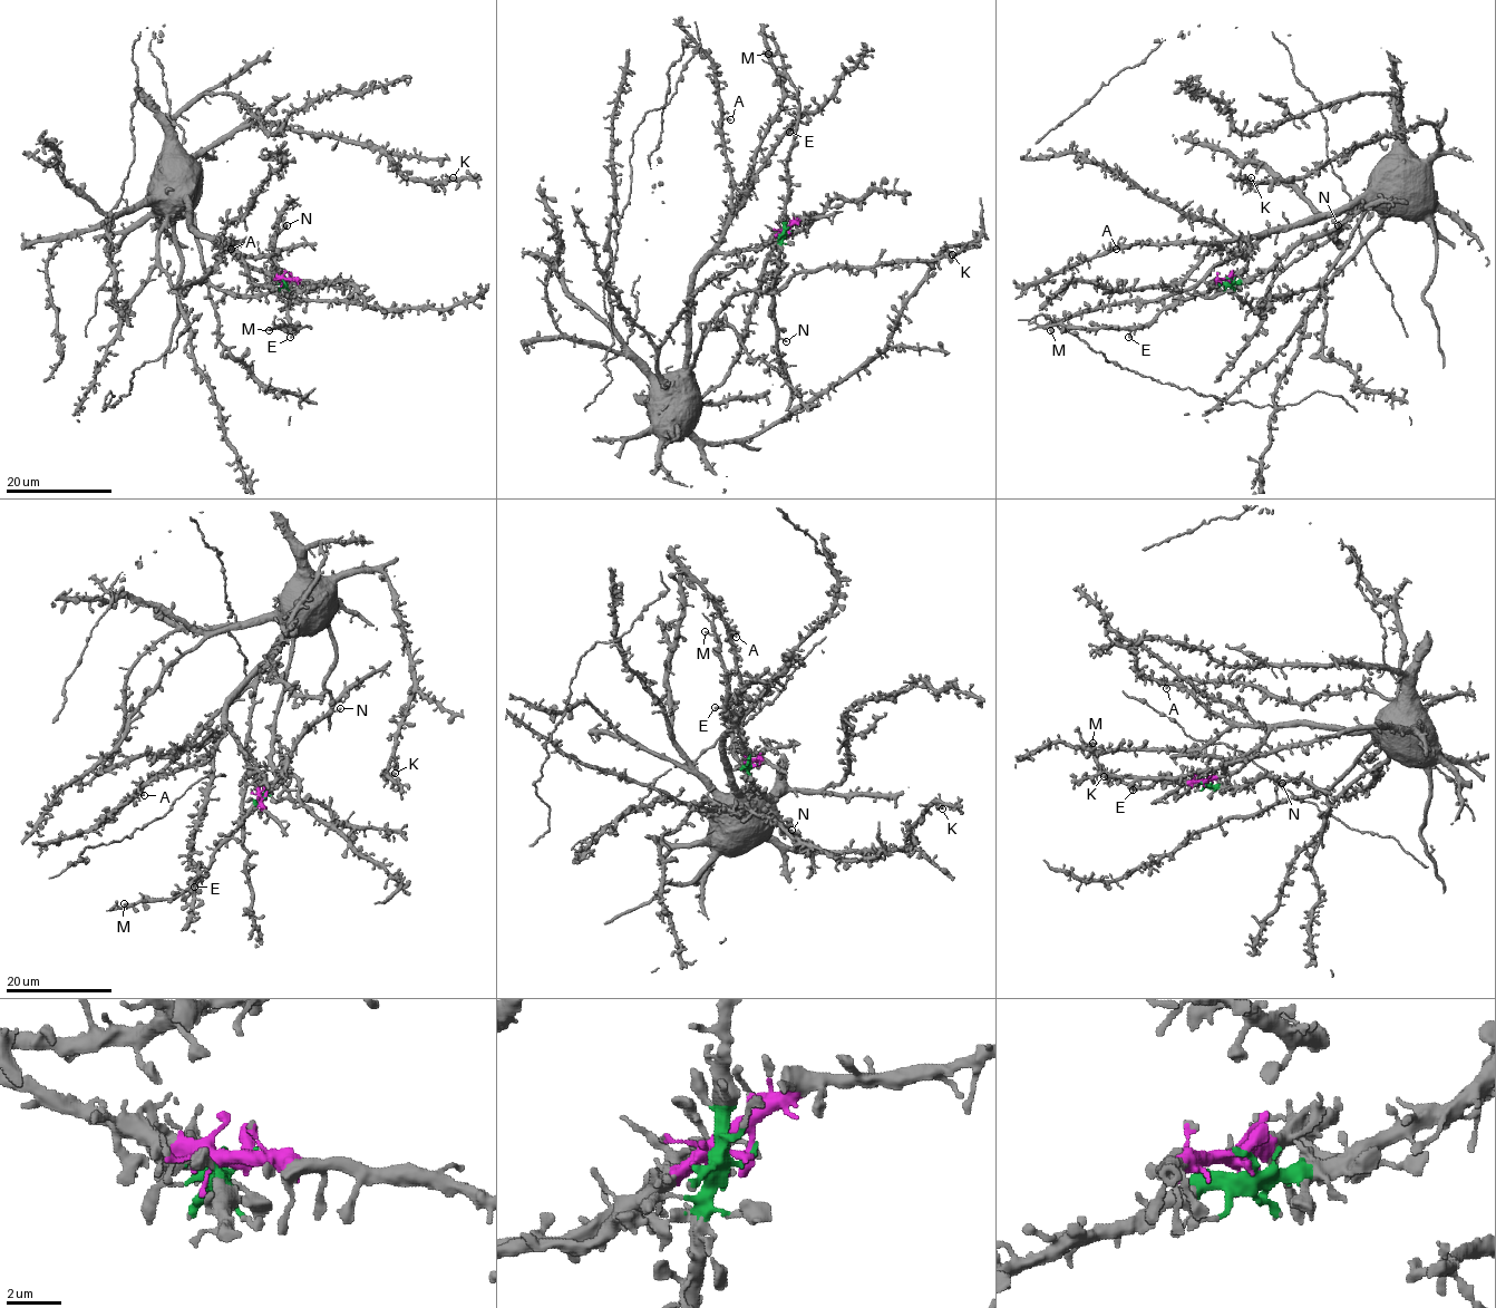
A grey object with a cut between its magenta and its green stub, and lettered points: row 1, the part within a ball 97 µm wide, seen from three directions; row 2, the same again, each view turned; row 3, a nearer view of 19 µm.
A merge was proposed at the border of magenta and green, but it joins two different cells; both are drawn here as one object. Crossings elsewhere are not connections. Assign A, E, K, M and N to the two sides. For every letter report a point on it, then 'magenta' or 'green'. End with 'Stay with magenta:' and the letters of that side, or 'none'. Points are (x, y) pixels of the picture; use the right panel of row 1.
A: (1116, 249) | magenta
E: (1128, 337) | green
K: (1251, 177) | magenta
M: (1050, 330) | green
N: (1338, 225) | green
Stay with magenta: A, K

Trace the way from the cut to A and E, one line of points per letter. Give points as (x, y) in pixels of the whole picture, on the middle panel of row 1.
A: (789, 232), (778, 231), (759, 249), (721, 252), (718, 249), (731, 194), (731, 168), (720, 123), (731, 119)
E: (789, 232), (785, 231), (788, 155), (794, 139), (789, 132)

